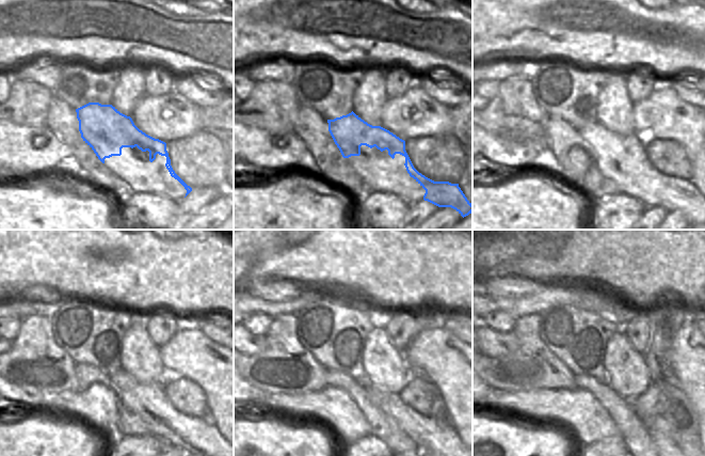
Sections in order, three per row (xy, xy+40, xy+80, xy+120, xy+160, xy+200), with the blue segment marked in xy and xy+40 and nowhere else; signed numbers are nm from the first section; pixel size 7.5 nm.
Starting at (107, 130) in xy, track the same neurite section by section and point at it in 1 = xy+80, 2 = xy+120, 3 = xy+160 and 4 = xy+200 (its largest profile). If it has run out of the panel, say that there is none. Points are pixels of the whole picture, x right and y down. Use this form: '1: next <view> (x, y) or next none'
1: next xy+80 (681, 195)
2: next xy+120 (204, 440)
3: next xy+160 (443, 441)
4: next xy+200 (687, 446)

